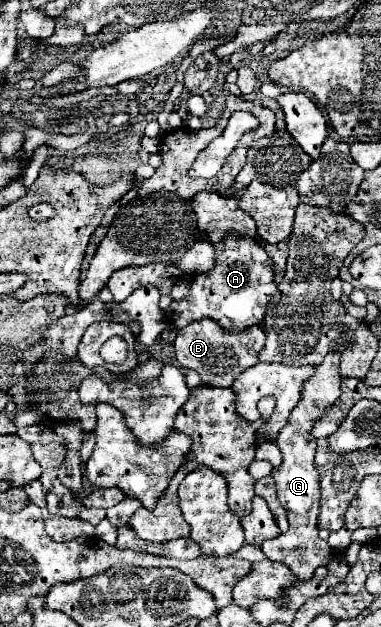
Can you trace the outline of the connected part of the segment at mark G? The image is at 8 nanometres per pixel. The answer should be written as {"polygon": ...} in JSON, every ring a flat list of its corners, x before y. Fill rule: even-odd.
{"polygon":[[327,355,323,365,315,369,311,379,307,379,303,383,301,401,295,405,287,425,283,427,283,431,275,439,277,447,281,449,283,461,271,473,271,477,273,477,275,487,277,487,277,499,279,499,281,507,287,511,289,529,287,529,287,533,265,541,261,545,261,549,271,561,287,563,291,567,291,571,295,571,295,575,301,581,311,579,313,571,317,567,327,565,333,559,333,549,329,547,327,541,319,539,319,531,315,527,315,519,319,515,319,475,317,475,317,469,313,465,317,441,311,437,311,427,313,427,315,419,319,415,323,415,327,411,327,407,331,407,331,403,335,403,339,399,339,385,341,385,339,361,333,355],[319,379,333,379,333,381,319,383],[319,387,325,387,325,389,319,389]]}

